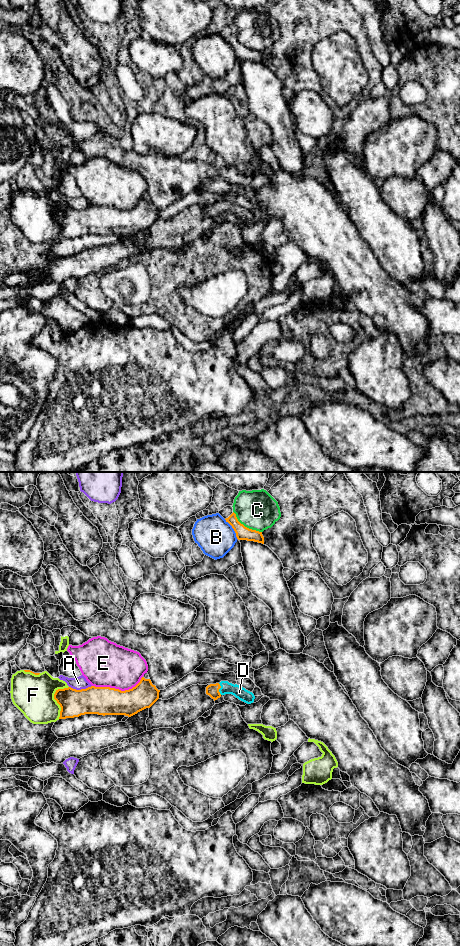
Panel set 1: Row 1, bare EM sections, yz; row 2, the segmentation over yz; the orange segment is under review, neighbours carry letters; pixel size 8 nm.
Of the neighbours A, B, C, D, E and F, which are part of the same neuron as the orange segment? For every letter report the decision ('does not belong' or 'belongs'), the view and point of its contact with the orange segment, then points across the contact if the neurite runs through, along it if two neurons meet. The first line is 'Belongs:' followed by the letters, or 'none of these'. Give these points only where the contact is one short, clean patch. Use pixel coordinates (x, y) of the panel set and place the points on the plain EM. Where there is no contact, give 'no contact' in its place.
Belongs: D
A: does not belong | yz (81, 209)
B: does not belong | yz (233, 48) | along yz (224, 39), (231, 46), (238, 59)
C: does not belong | yz (244, 46) | along yz (233, 31), (241, 43), (261, 52)
D: belongs | yz (219, 208) | across yz (212, 210), (219, 208), (231, 208), (239, 212)
E: does not belong | yz (118, 209)
F: does not belong | yz (54, 218)

